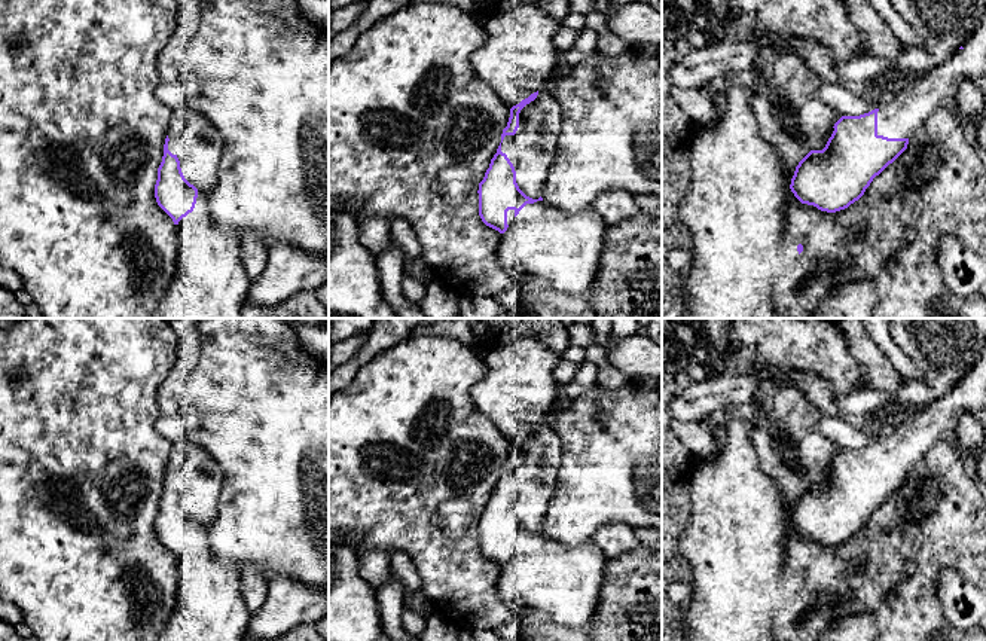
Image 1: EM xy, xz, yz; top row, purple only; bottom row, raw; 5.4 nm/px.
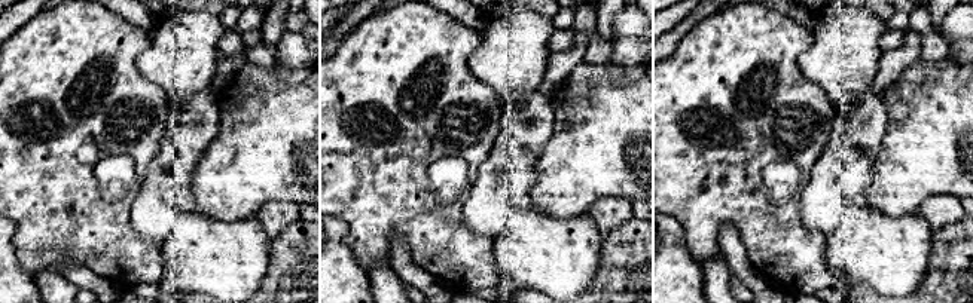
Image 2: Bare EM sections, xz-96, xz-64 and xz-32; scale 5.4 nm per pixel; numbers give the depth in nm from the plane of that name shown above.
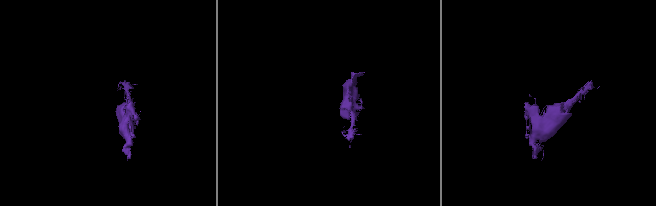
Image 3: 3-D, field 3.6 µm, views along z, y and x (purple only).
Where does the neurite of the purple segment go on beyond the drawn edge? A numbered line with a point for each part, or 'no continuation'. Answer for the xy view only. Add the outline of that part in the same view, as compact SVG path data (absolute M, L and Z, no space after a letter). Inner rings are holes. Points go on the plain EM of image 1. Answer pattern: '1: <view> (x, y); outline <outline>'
1: xy (197, 476); outline M186 439L174 443L168 483L180 494L184 512L208 528L217 516L223 476L211 455Z

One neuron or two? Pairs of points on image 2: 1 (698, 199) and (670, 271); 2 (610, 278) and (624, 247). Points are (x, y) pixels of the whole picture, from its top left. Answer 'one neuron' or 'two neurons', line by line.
1: two neurons
2: one neuron

